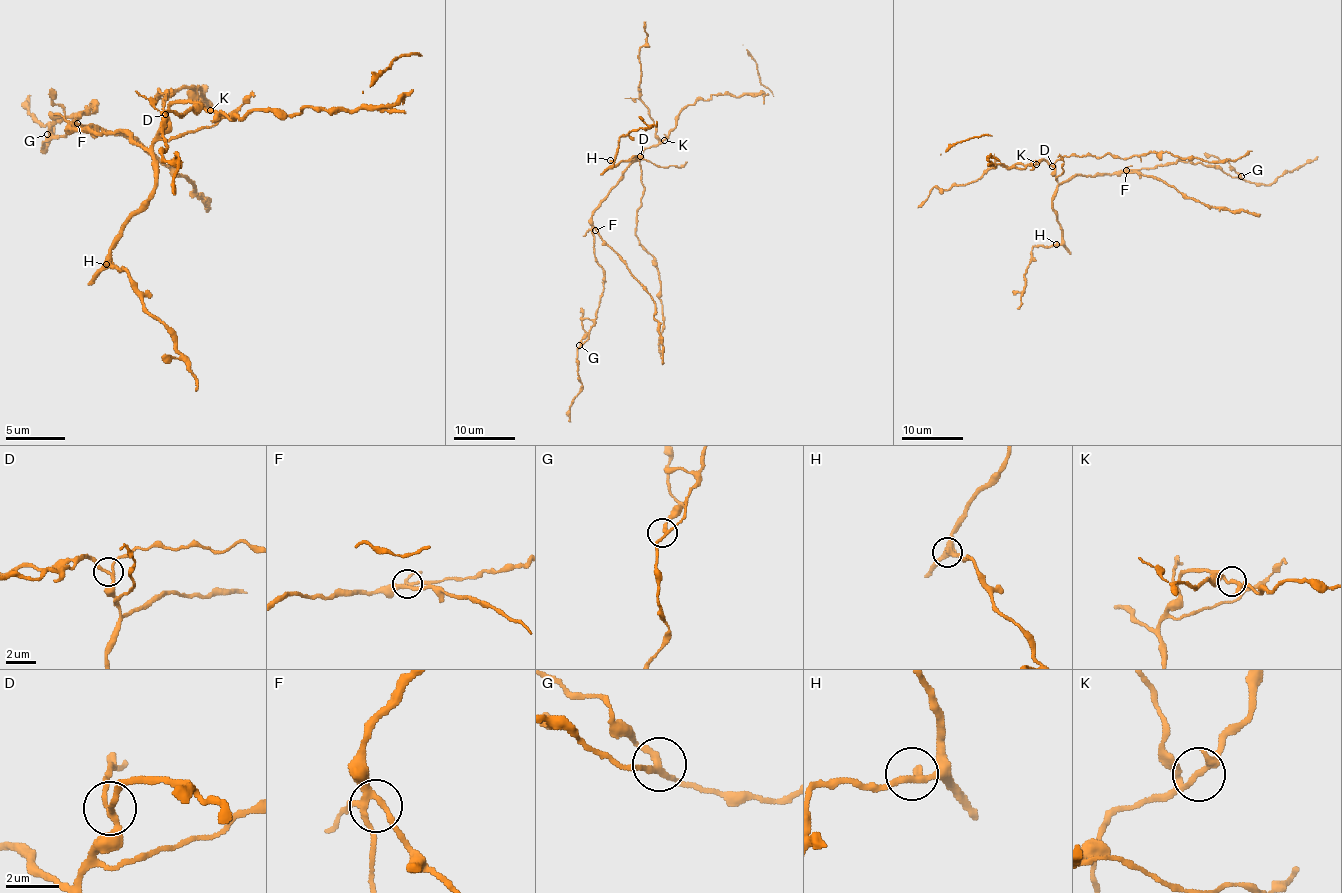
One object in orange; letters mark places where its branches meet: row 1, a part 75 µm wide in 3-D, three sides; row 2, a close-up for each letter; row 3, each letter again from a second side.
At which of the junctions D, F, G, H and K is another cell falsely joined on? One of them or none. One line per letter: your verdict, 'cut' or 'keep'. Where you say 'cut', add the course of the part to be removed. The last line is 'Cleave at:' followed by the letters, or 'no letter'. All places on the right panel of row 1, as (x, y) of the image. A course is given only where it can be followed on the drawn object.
D: keep
F: keep
G: keep
H: keep
K: keep
Cleave at: no letter

